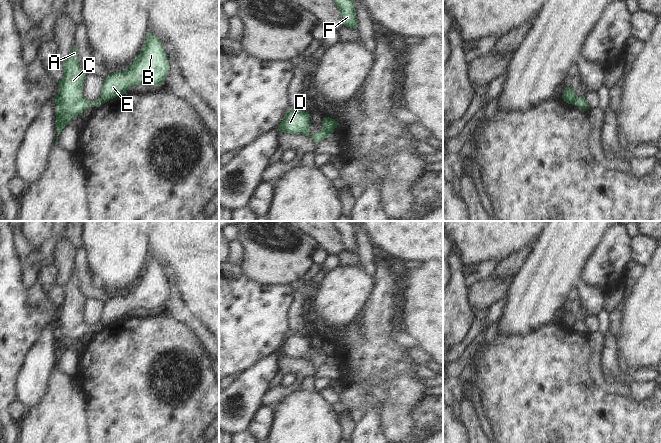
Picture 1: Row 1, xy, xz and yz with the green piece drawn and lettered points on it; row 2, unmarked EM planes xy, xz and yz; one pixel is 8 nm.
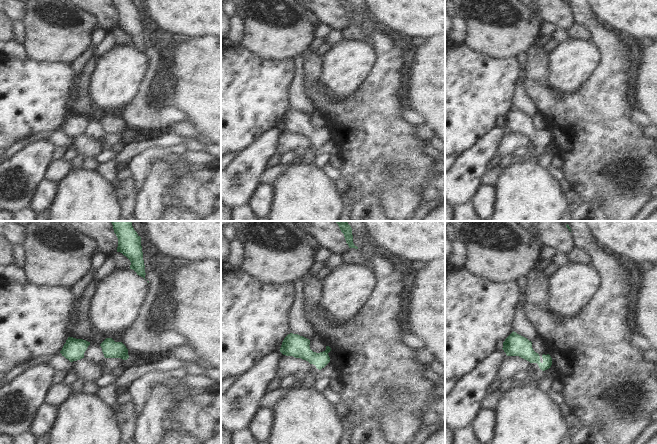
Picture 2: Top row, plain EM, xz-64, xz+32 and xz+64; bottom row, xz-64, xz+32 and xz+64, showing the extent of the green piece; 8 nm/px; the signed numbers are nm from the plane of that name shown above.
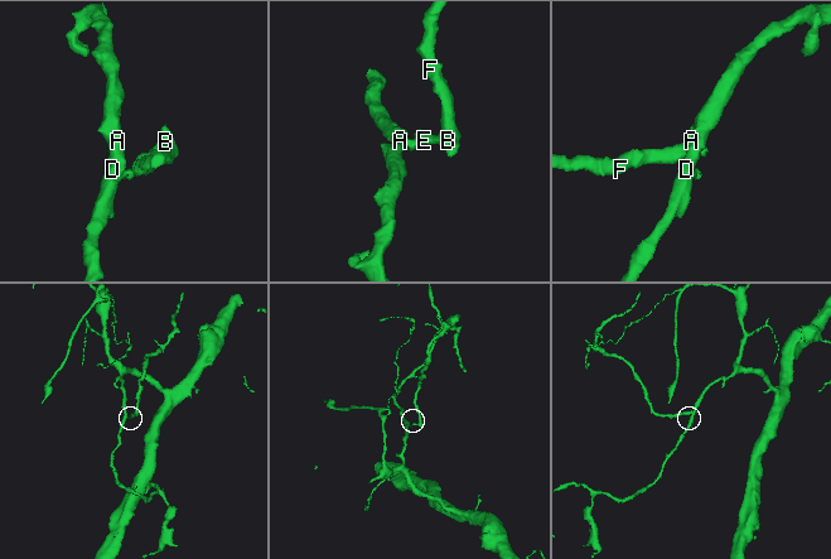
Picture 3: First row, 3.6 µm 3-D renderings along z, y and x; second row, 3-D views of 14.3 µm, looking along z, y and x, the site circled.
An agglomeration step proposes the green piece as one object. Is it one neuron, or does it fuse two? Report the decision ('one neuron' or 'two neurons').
two neurons

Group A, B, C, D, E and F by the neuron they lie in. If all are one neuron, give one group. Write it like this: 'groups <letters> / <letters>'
groups A C D / B E F

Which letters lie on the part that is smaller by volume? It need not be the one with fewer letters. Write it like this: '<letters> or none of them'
B, E, F

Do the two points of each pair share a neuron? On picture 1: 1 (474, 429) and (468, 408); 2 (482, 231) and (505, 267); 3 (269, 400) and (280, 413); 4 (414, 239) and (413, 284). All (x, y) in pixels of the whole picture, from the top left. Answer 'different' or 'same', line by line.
1: same
2: different
3: different
4: different

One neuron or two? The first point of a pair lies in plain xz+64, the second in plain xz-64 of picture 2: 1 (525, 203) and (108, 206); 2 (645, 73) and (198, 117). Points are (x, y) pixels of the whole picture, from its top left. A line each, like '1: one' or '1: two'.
1: one
2: one

